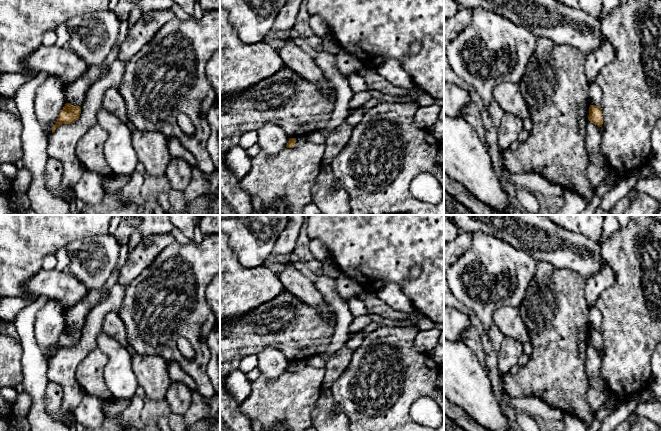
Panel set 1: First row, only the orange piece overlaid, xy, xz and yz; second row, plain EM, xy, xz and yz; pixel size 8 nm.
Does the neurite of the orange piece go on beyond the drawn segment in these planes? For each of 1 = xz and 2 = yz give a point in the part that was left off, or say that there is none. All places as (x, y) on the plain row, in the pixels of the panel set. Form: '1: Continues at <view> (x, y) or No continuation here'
1: No continuation here
2: No continuation here

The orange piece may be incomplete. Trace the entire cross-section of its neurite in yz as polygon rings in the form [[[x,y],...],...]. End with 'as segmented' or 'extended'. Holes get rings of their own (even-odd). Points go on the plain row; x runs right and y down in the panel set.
[[[590,329],[588,344],[598,351],[602,351],[603,340],[600,330]]] | as segmented

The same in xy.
[[[66,327],[58,340],[56,348],[52,351],[52,357],[62,348],[74,347],[80,341],[80,338],[81,331]]] | as segmented

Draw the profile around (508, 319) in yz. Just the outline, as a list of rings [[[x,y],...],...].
[[[512,306],[498,308],[493,312],[492,319],[505,337],[511,337],[521,344],[531,341],[531,335],[518,308]]]

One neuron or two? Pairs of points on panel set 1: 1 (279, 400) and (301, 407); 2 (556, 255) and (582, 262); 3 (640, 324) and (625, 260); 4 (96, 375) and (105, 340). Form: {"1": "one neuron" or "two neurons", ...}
{"1": "one neuron", "2": "one neuron", "3": "one neuron", "4": "two neurons"}

